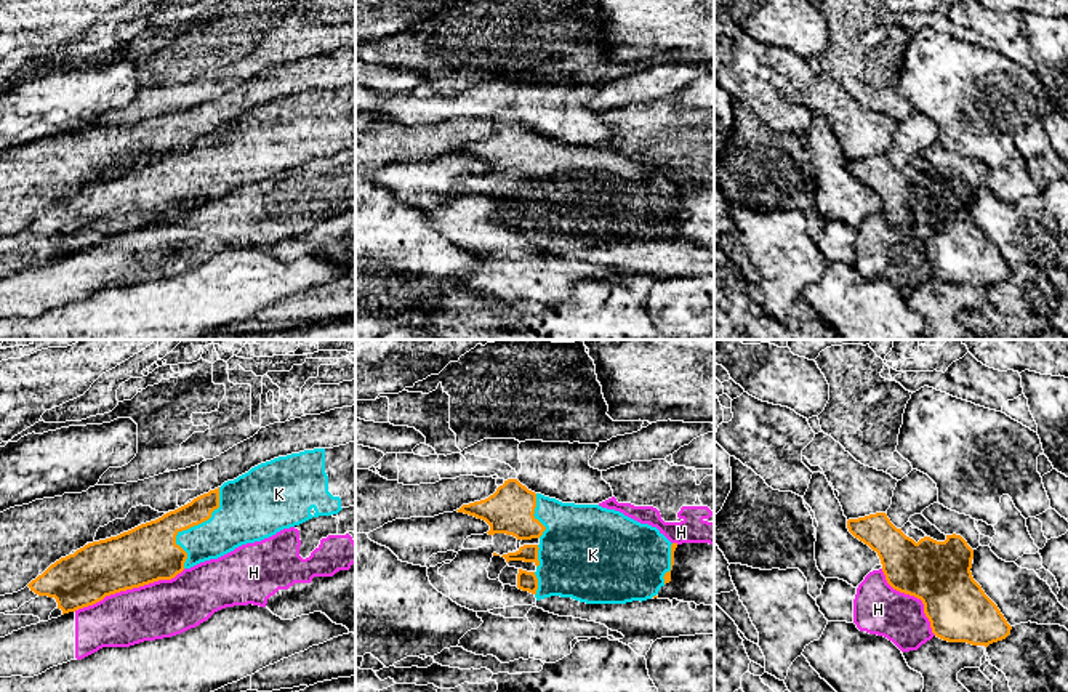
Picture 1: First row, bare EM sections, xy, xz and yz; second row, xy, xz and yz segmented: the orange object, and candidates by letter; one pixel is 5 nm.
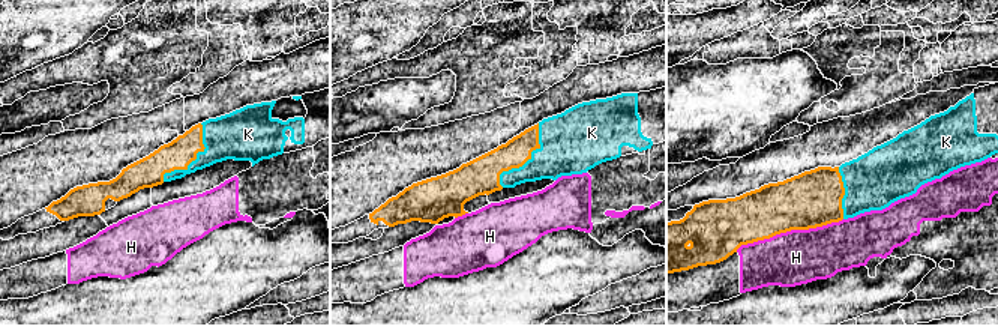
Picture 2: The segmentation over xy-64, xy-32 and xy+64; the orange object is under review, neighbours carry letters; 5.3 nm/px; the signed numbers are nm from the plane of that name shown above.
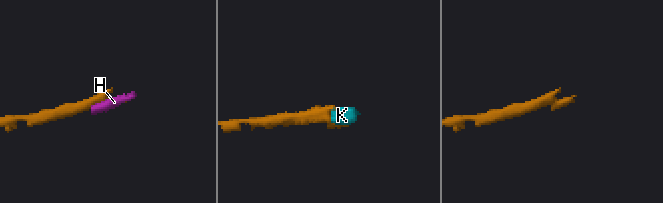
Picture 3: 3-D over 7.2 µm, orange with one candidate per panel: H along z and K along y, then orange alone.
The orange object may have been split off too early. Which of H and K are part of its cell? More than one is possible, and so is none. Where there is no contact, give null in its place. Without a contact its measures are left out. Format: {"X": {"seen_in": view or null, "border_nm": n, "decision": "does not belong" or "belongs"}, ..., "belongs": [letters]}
{"H": {"seen_in": "xy", "border_nm": 600, "decision": "does not belong"}, "K": {"seen_in": "xy", "border_nm": 440, "decision": "belongs"}, "belongs": ["K"]}

